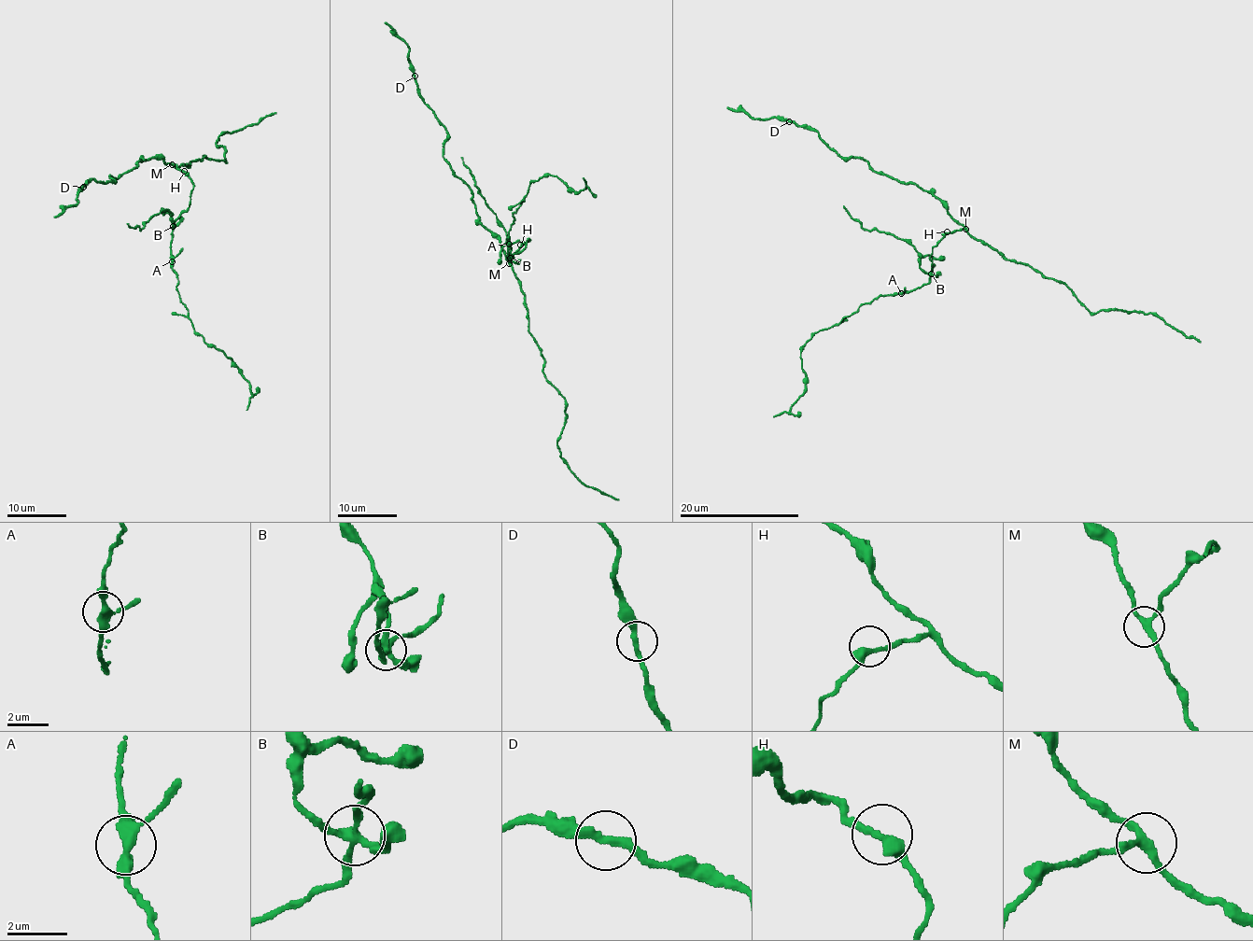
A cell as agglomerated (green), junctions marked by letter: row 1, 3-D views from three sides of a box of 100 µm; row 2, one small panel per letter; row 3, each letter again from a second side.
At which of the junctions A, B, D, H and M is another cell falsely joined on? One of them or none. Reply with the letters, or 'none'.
B

